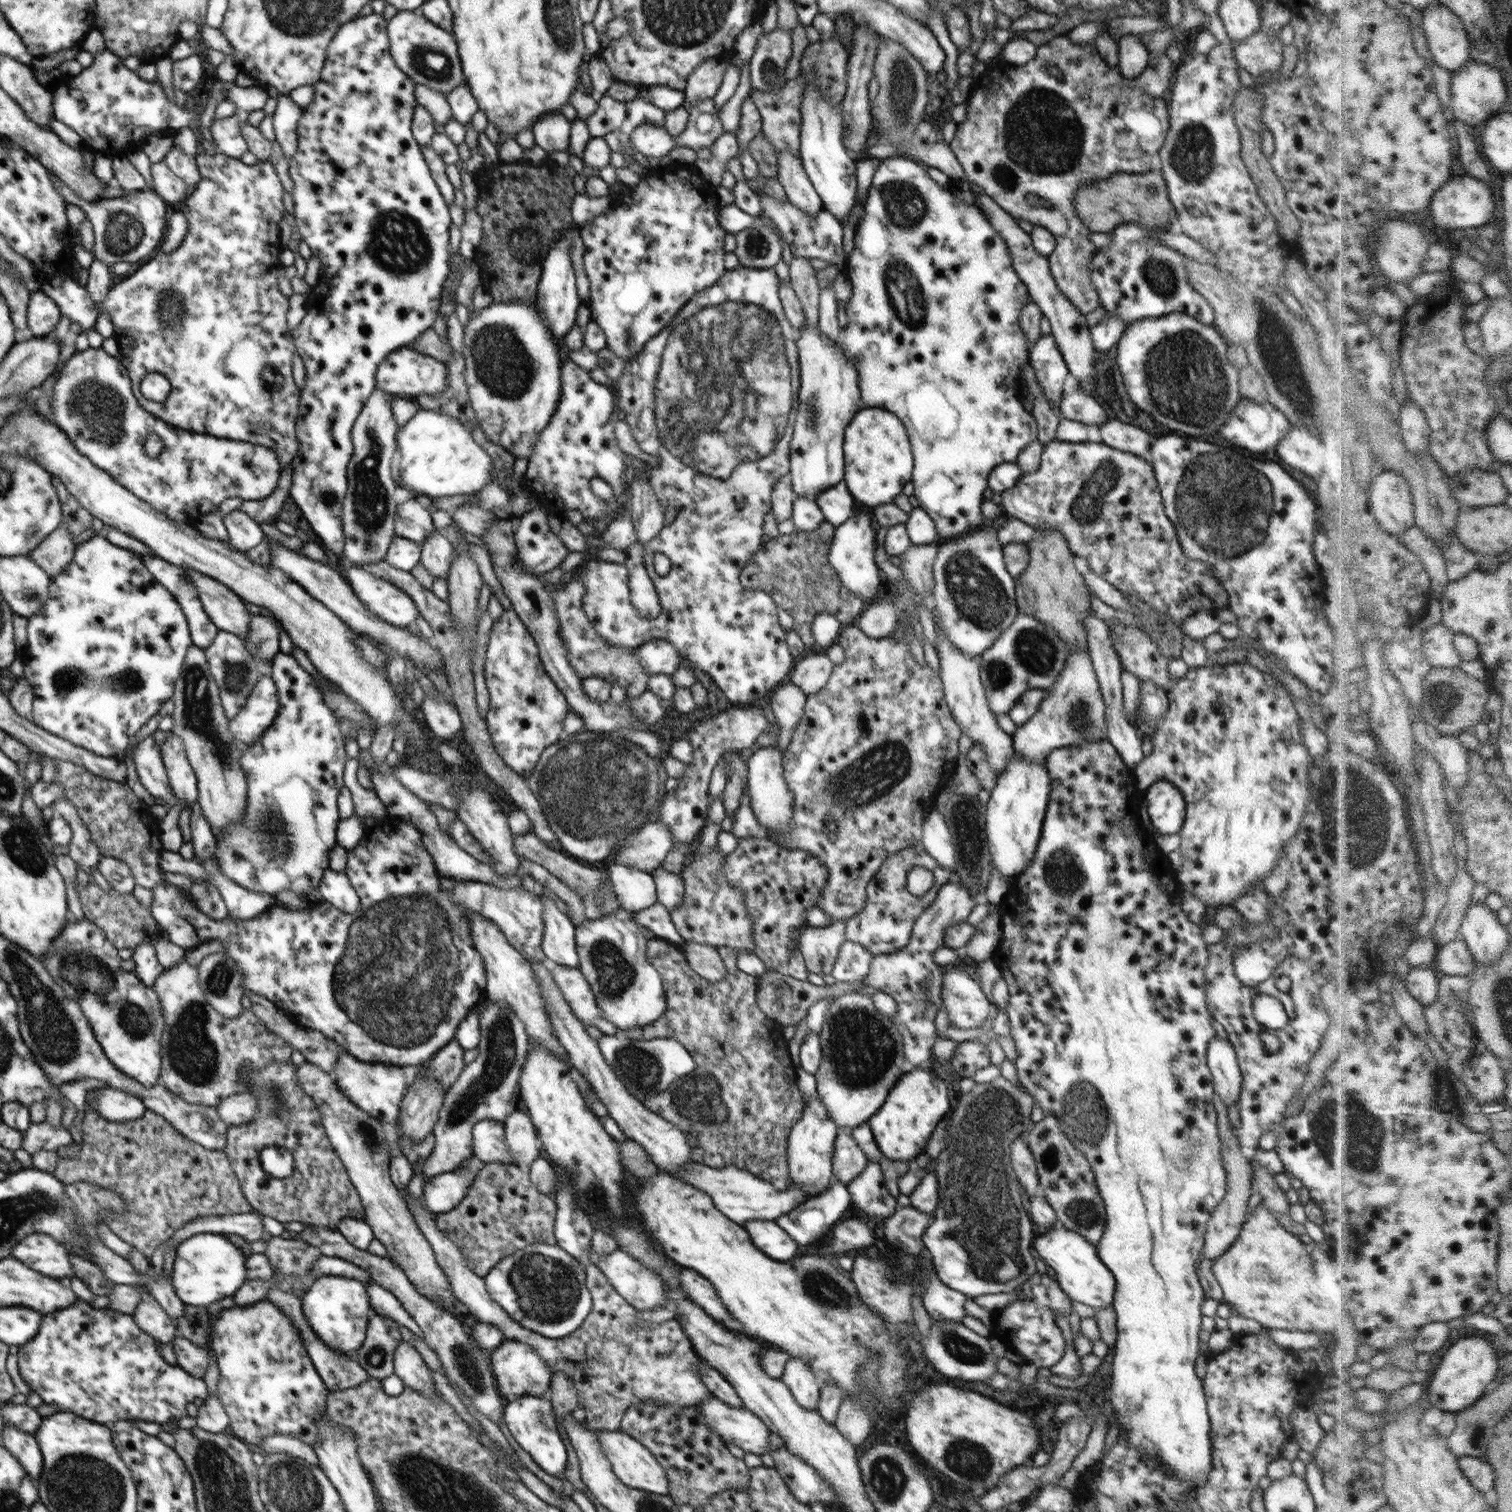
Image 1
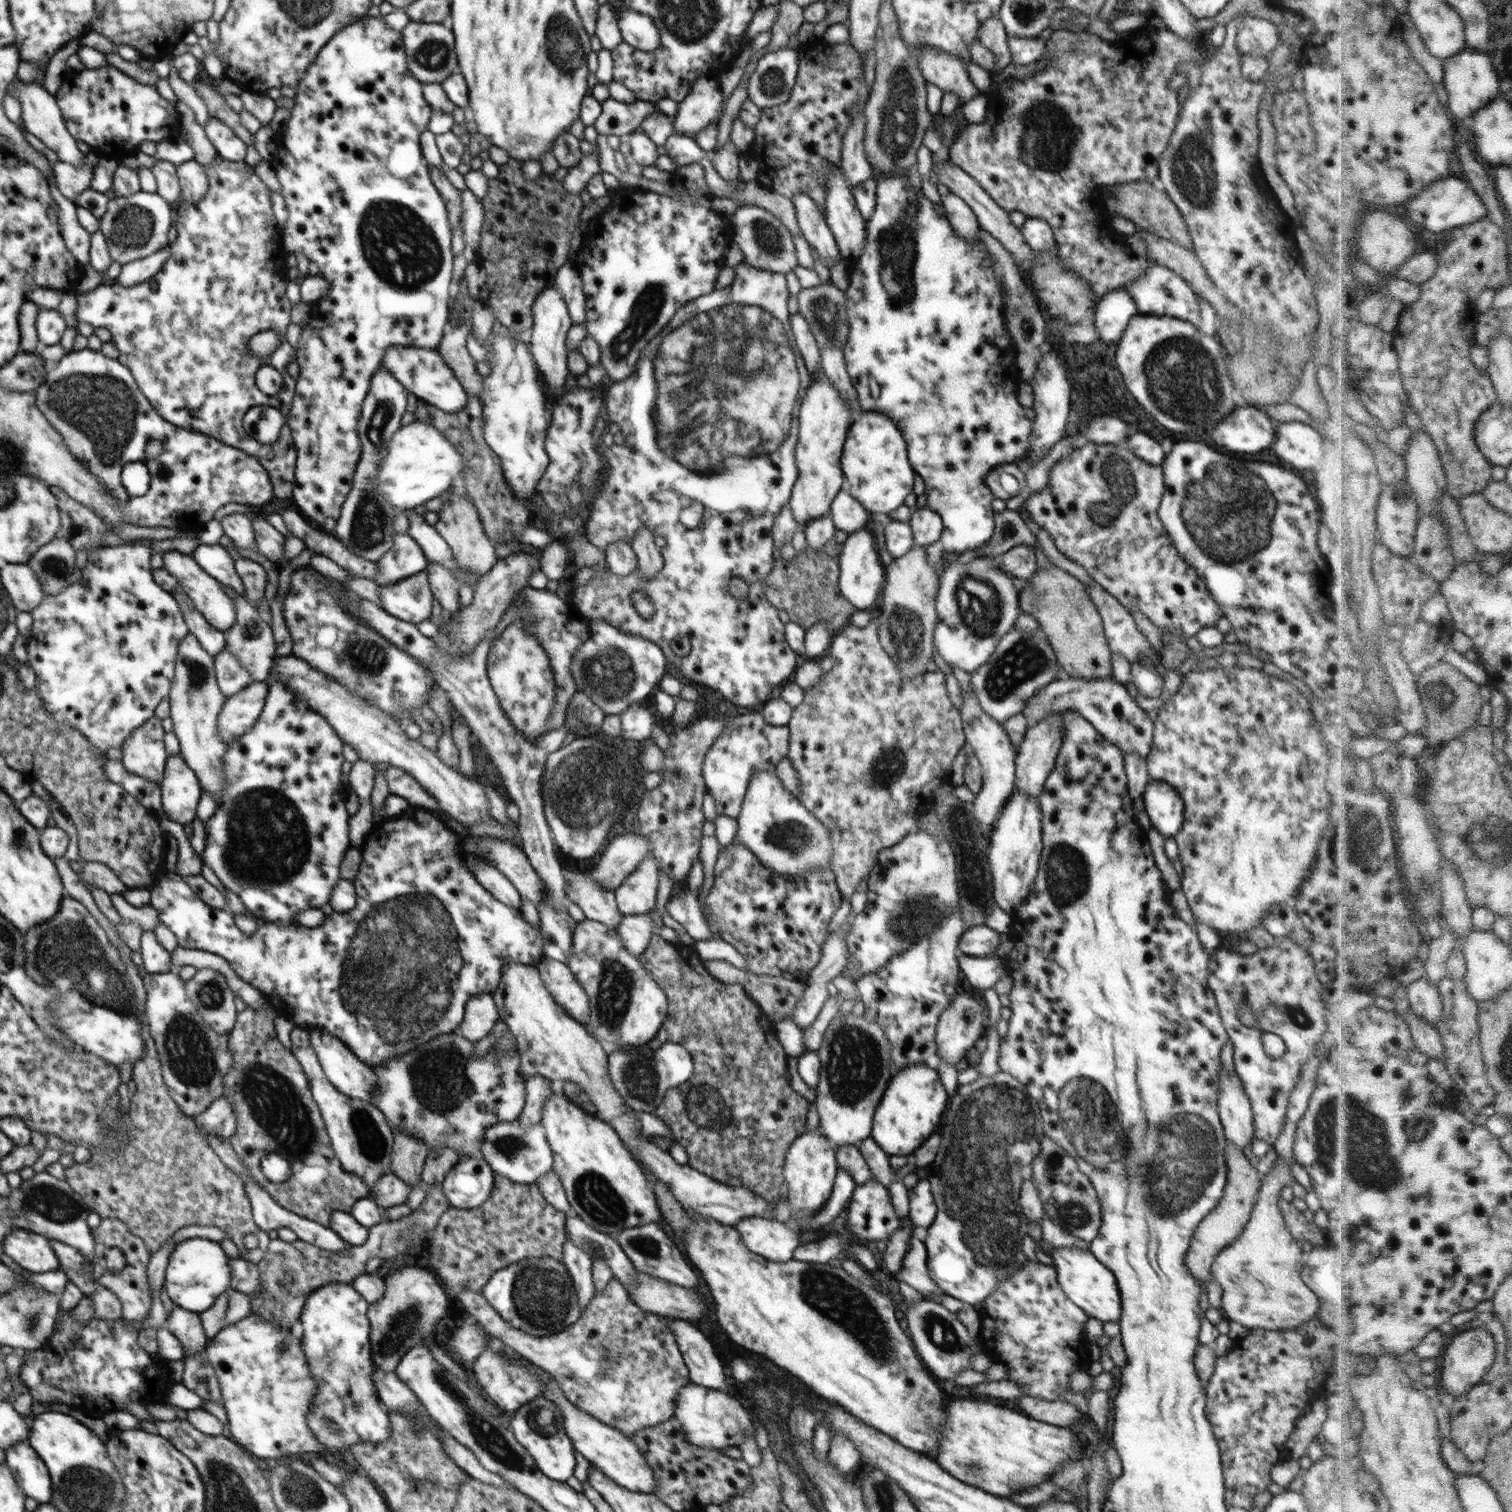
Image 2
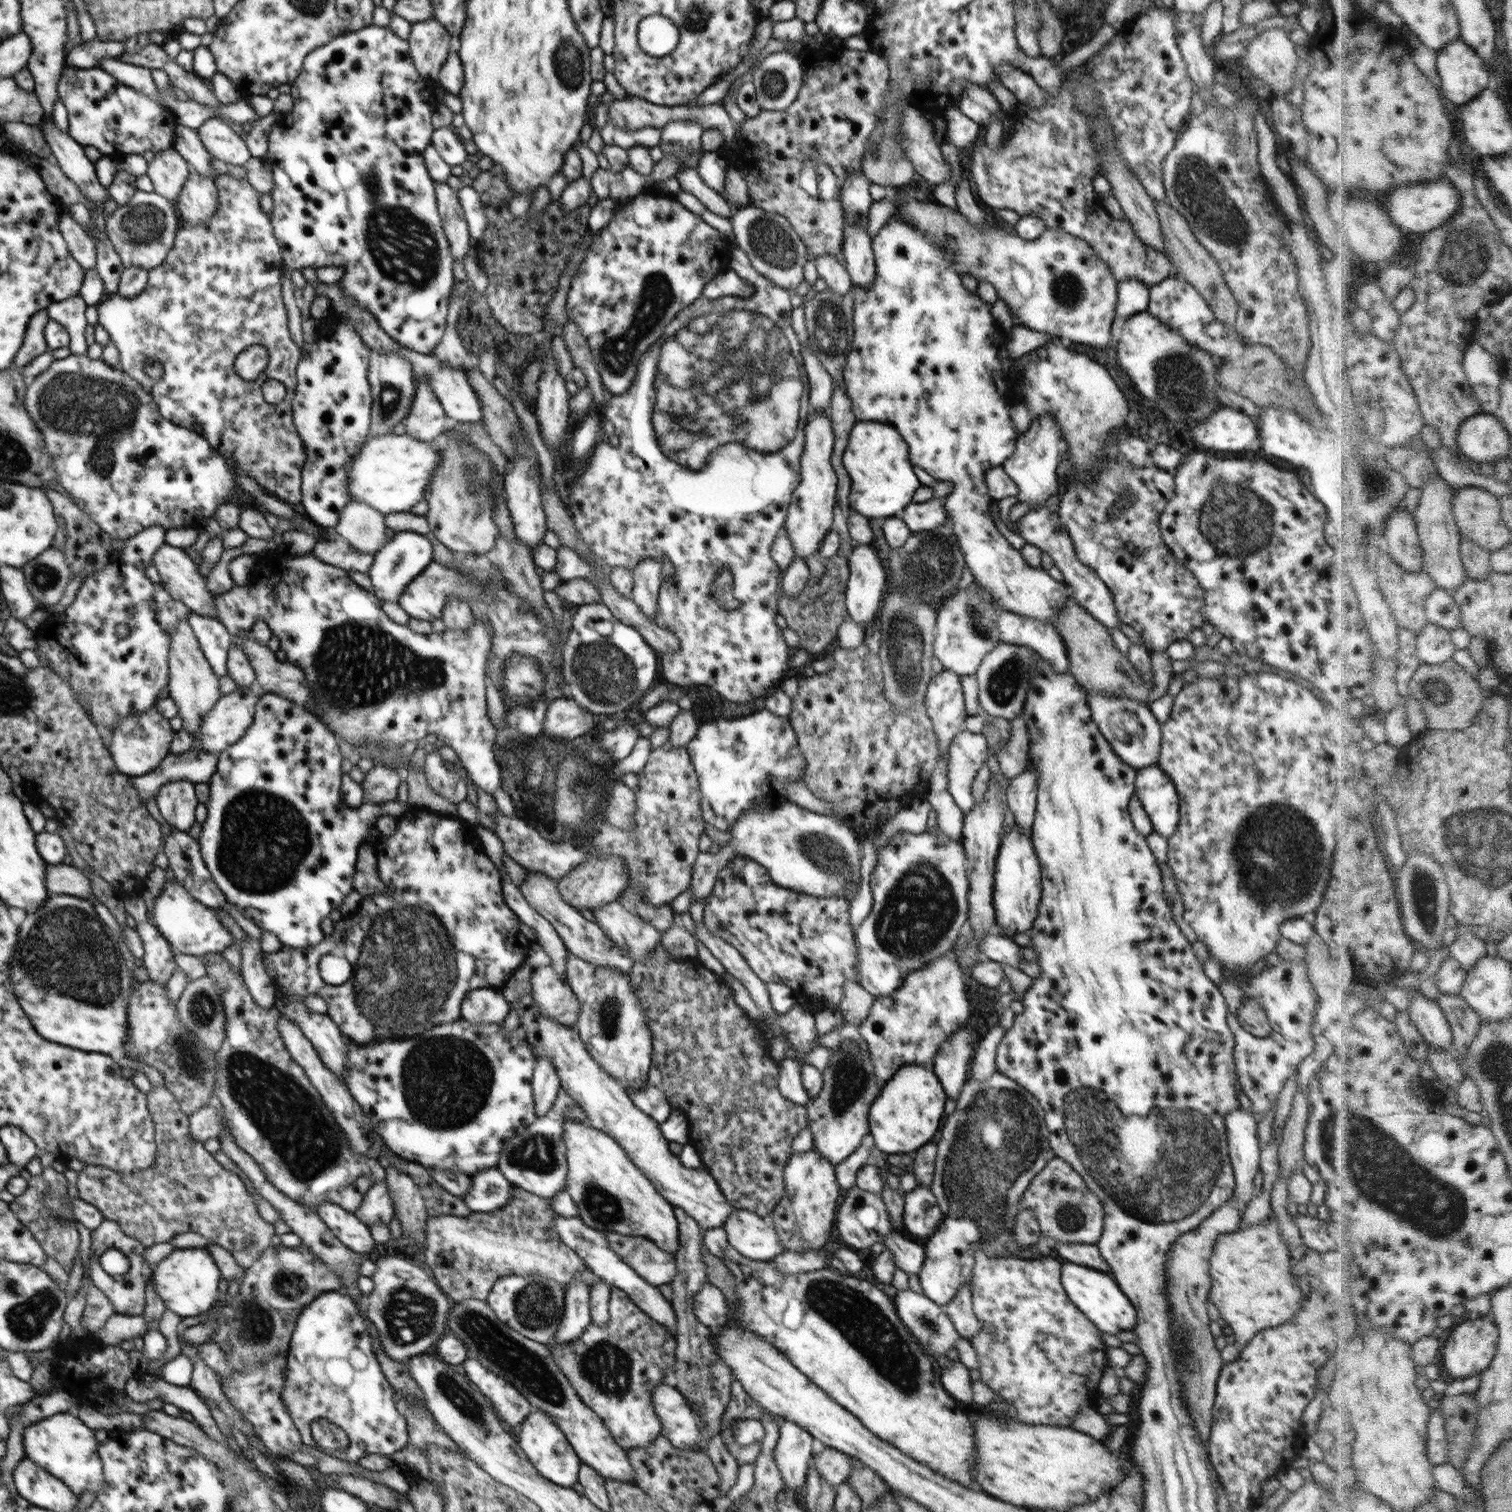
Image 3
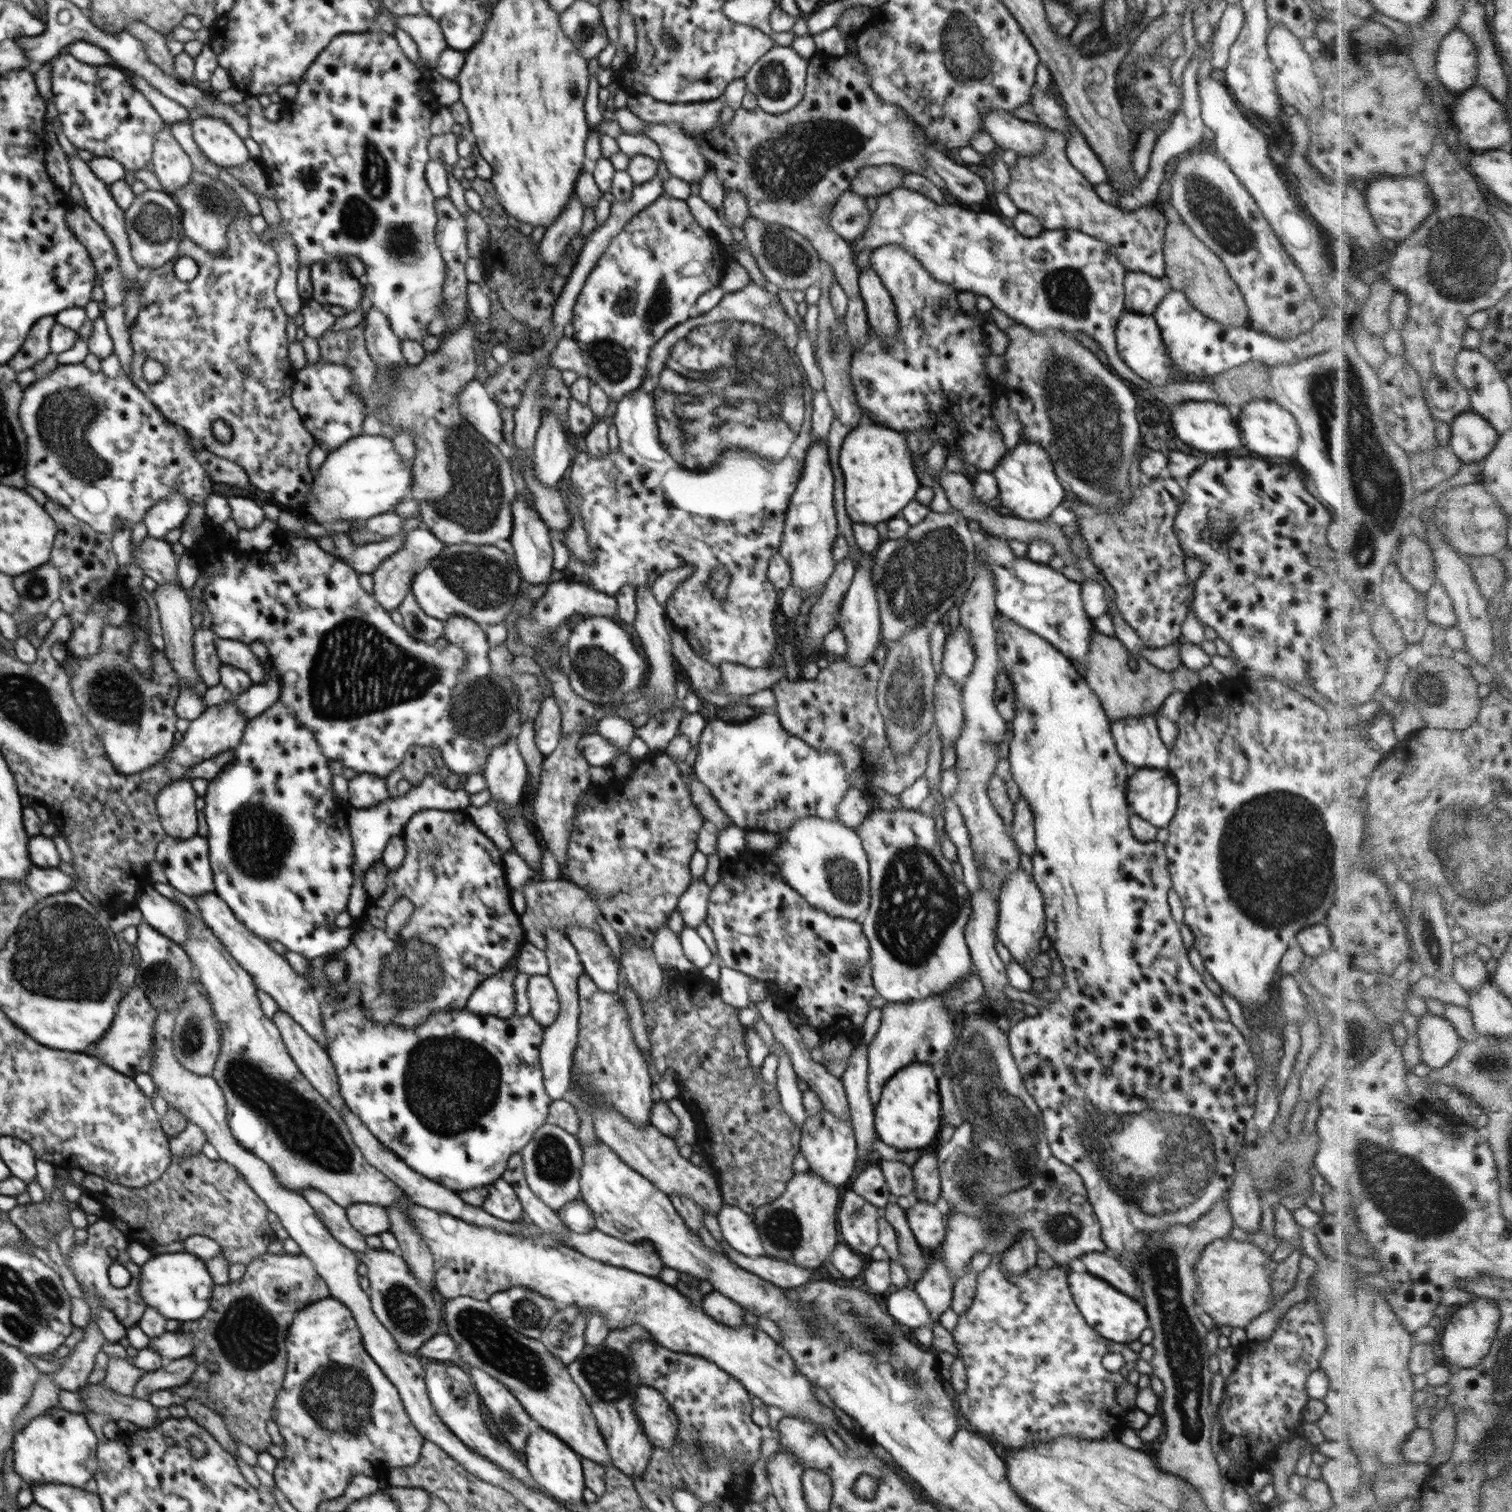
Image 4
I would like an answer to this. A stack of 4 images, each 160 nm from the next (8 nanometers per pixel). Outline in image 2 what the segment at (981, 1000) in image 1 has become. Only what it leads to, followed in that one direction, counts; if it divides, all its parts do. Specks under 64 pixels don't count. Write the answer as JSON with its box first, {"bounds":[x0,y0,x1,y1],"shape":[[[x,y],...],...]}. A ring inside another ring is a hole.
{"bounds":[937,992,987,1067],"shape":[[[957,992],[937,1024],[938,1057],[956,1067],[974,1049],[976,1041],[982,1038],[984,1026],[987,1026],[986,1008],[969,993]],[[968,1010],[974,1011],[974,1020],[966,1017]]]}

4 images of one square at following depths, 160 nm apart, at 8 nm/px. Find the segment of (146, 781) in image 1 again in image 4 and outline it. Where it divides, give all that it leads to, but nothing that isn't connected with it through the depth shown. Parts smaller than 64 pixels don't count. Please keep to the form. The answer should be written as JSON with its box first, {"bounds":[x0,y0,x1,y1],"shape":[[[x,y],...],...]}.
{"bounds":[64,626,179,775],"shape":[[[104,626],[103,630],[99,635],[97,635],[97,637],[99,637],[102,642],[99,646],[98,652],[96,652],[96,654],[92,654],[92,656],[82,658],[70,652],[70,650],[67,650],[67,655],[64,661],[66,666],[69,666],[73,672],[71,677],[71,688],[74,690],[76,702],[79,702],[80,709],[82,709],[84,714],[87,715],[87,719],[91,721],[96,732],[99,733],[99,737],[102,739],[107,757],[111,760],[114,768],[125,775],[136,774],[154,766],[173,747],[174,734],[176,734],[177,731],[176,720],[178,720],[177,714],[174,712],[174,708],[179,696],[179,678],[177,677],[176,671],[172,668],[170,661],[167,659],[167,656],[163,651],[159,651],[158,649],[152,651],[149,656],[152,660],[149,677],[147,677],[142,671],[139,672],[132,663],[129,663],[131,645],[134,643],[134,634],[132,634],[132,630],[130,630],[128,626],[126,626],[126,628],[124,628],[124,626],[122,626],[122,628],[118,628],[118,626]]]}

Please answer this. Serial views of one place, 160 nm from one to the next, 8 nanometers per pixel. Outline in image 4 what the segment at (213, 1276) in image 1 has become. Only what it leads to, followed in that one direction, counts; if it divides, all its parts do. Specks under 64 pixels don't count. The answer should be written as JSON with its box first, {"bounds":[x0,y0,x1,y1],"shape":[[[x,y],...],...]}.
{"bounds":[140,1252,214,1322],"shape":[[[187,1252],[159,1254],[141,1266],[140,1296],[147,1306],[155,1308],[166,1320],[184,1322],[202,1318],[210,1306],[214,1285],[206,1261]]]}

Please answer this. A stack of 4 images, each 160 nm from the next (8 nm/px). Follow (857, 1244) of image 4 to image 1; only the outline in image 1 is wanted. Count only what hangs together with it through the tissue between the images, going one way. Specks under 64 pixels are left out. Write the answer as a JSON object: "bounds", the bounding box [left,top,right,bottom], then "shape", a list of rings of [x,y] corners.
{"bounds":[846,1160,896,1224],"shape":[[[869,1160],[864,1171],[846,1188],[854,1206],[874,1224],[895,1213],[896,1198],[888,1193],[879,1161]]]}

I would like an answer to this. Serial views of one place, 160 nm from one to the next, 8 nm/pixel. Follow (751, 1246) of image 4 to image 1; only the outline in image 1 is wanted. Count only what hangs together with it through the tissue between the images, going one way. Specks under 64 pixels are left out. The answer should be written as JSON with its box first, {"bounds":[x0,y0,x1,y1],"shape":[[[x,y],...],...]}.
{"bounds":[742,1220,800,1262],"shape":[[[749,1220],[742,1225],[754,1246],[768,1258],[786,1262],[800,1255],[799,1244],[776,1221]]]}

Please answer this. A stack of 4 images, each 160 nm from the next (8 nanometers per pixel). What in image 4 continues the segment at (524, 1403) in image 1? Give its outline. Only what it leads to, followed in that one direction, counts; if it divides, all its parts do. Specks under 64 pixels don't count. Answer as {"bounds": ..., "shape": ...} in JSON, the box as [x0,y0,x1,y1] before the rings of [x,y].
{"bounds":[523,1427,585,1502],"shape":[[[538,1427],[530,1433],[523,1455],[531,1477],[553,1498],[559,1502],[583,1502],[582,1492],[585,1489],[585,1478],[581,1465],[581,1457],[574,1452],[561,1438]]]}

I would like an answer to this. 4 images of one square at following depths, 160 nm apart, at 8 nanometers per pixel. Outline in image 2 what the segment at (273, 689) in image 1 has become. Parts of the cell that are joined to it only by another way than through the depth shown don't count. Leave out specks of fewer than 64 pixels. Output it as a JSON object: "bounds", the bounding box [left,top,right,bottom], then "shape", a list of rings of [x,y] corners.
{"bounds":[218,681,269,744],"shape":[[[253,681],[238,694],[226,698],[218,715],[219,736],[228,744],[248,732],[266,706],[269,692],[268,681]]]}

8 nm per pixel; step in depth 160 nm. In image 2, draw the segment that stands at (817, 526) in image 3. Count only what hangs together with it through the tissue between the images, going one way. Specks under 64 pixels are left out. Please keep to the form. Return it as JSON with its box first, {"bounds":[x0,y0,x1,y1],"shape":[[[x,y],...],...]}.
{"bounds":[788,371,853,529],"shape":[[[820,371],[812,374],[812,386],[806,391],[799,412],[799,439],[795,450],[799,475],[788,502],[798,529],[804,528],[813,518],[828,515],[834,497],[846,485],[841,454],[850,422],[853,422],[851,410],[831,385],[831,380]]]}

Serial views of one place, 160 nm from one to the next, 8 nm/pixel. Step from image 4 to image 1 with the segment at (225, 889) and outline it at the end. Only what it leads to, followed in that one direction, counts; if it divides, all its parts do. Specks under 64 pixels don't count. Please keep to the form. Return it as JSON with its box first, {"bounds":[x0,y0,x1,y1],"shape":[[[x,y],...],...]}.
{"bounds":[214,652,348,897],"shape":[[[279,652],[270,663],[272,666],[271,677],[276,683],[278,699],[280,699],[280,710],[278,710],[275,719],[271,722],[271,726],[263,732],[263,735],[256,740],[254,744],[248,745],[249,749],[246,749],[242,753],[239,761],[247,782],[247,801],[244,809],[244,816],[237,823],[227,824],[227,827],[223,830],[222,836],[217,840],[218,849],[215,852],[214,859],[217,860],[219,869],[230,880],[233,880],[242,888],[247,888],[252,892],[265,892],[275,897],[278,892],[292,890],[292,892],[296,892],[296,894],[308,896],[312,890],[316,890],[316,888],[320,886],[320,881],[324,873],[329,869],[331,850],[337,846],[337,826],[342,823],[342,819],[338,815],[338,803],[336,800],[338,800],[338,794],[340,794],[340,788],[344,788],[345,786],[343,772],[345,771],[345,762],[348,759],[346,751],[344,750],[345,732],[338,723],[337,718],[334,717],[333,713],[326,707],[320,689],[315,684],[312,676],[300,667],[300,664],[297,663],[293,655]]]}

